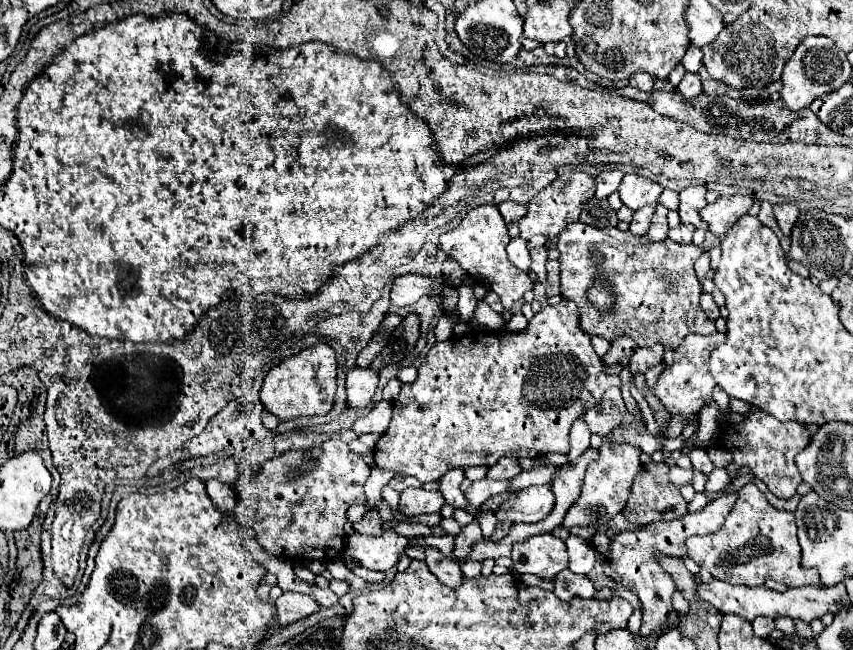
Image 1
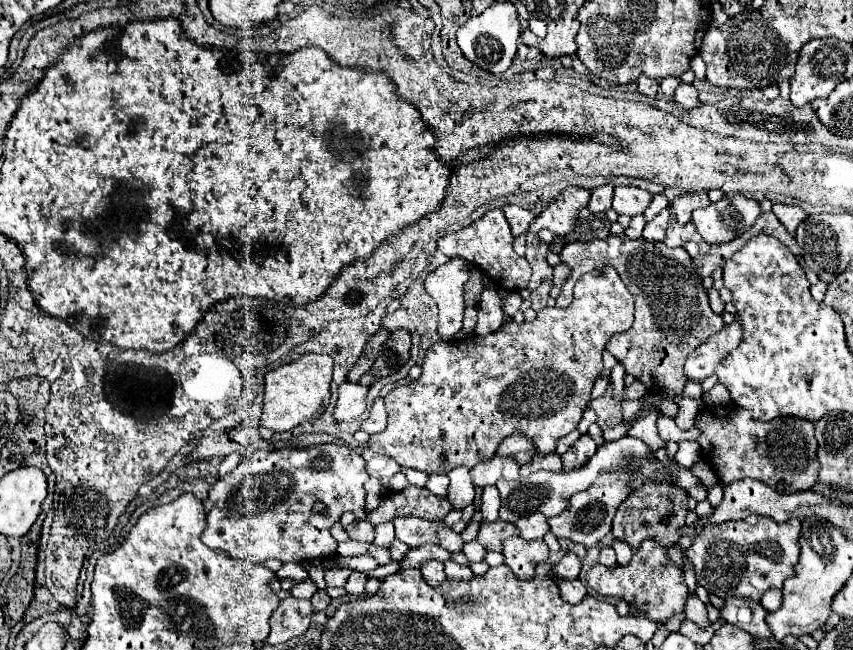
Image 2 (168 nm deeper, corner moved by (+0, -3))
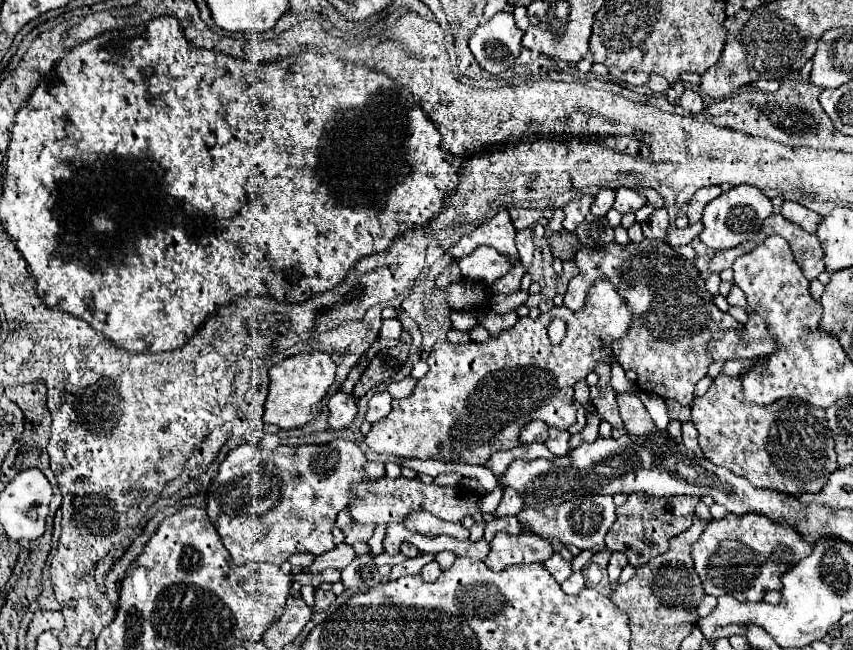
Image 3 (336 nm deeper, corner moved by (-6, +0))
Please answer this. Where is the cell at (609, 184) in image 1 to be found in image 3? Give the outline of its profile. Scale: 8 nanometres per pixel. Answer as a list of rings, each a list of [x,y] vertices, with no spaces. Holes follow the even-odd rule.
[[[601,189],[595,195],[595,201],[591,205],[591,213],[597,217],[603,217],[613,207],[613,199],[615,199],[615,189]]]

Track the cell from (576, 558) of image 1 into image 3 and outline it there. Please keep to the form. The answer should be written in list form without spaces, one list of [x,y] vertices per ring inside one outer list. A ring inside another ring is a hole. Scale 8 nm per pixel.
[[[555,553],[551,559],[545,561],[545,567],[549,569],[549,573],[555,577],[555,581],[563,583],[571,573],[573,573],[573,565],[571,561],[565,561],[559,553]]]

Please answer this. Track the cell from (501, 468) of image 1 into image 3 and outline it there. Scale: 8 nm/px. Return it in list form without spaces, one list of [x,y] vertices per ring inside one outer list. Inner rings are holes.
[[[531,421],[521,429],[519,443],[545,443],[549,427],[543,421]]]

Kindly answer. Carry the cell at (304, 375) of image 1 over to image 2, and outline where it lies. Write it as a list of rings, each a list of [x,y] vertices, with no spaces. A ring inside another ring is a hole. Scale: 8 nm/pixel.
[[[303,354],[299,360],[279,366],[273,372],[267,372],[261,426],[271,428],[275,432],[283,432],[283,430],[293,430],[303,422],[317,420],[329,402],[331,372],[333,372],[333,360],[321,354]]]

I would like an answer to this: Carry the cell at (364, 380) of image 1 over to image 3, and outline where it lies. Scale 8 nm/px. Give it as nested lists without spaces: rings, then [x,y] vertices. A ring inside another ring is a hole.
[[[337,391],[329,399],[329,425],[331,429],[345,429],[357,417],[357,397],[345,391]]]

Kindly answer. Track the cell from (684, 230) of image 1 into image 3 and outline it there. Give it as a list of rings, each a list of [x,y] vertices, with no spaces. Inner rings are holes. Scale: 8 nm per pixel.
[[[699,221],[699,223],[693,223],[693,225],[687,225],[685,229],[675,229],[675,231],[671,231],[669,235],[667,235],[667,243],[671,245],[671,247],[681,247],[681,245],[687,245],[687,243],[691,243],[699,233],[701,233],[701,229],[703,229],[703,223]]]

